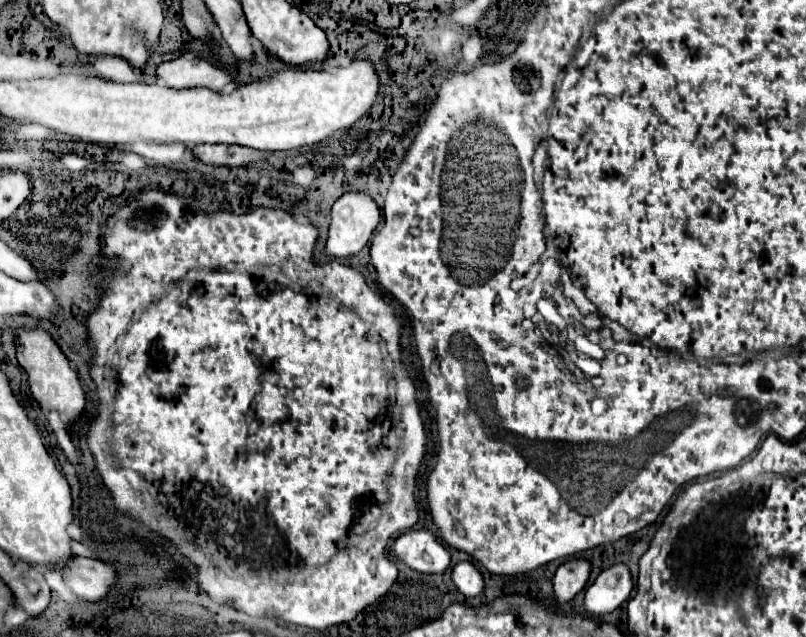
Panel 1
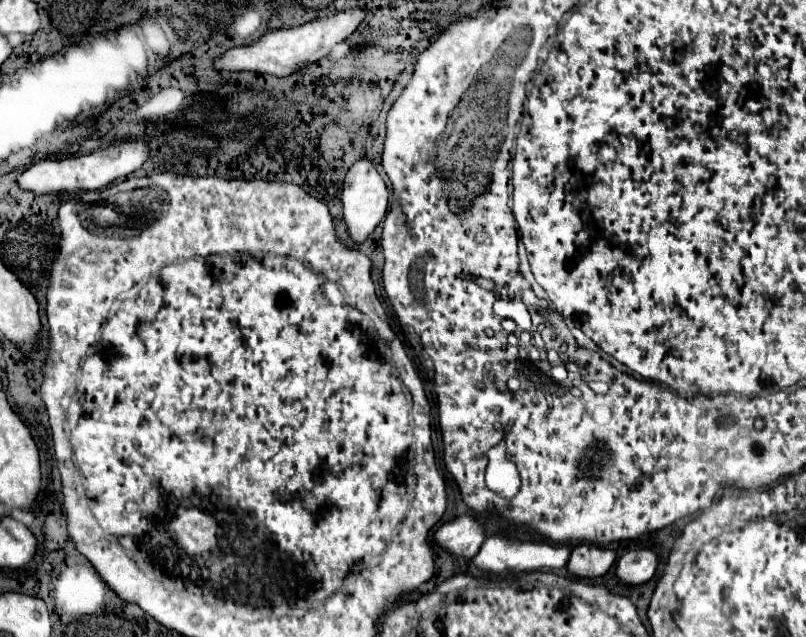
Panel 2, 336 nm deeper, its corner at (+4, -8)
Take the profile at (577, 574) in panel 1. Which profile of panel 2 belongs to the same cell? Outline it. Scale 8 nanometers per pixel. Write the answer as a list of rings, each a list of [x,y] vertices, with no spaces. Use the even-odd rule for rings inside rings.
[[[580,544],[572,550],[566,568],[570,574],[578,578],[598,578],[610,570],[614,560],[616,554],[608,548],[594,544]]]

